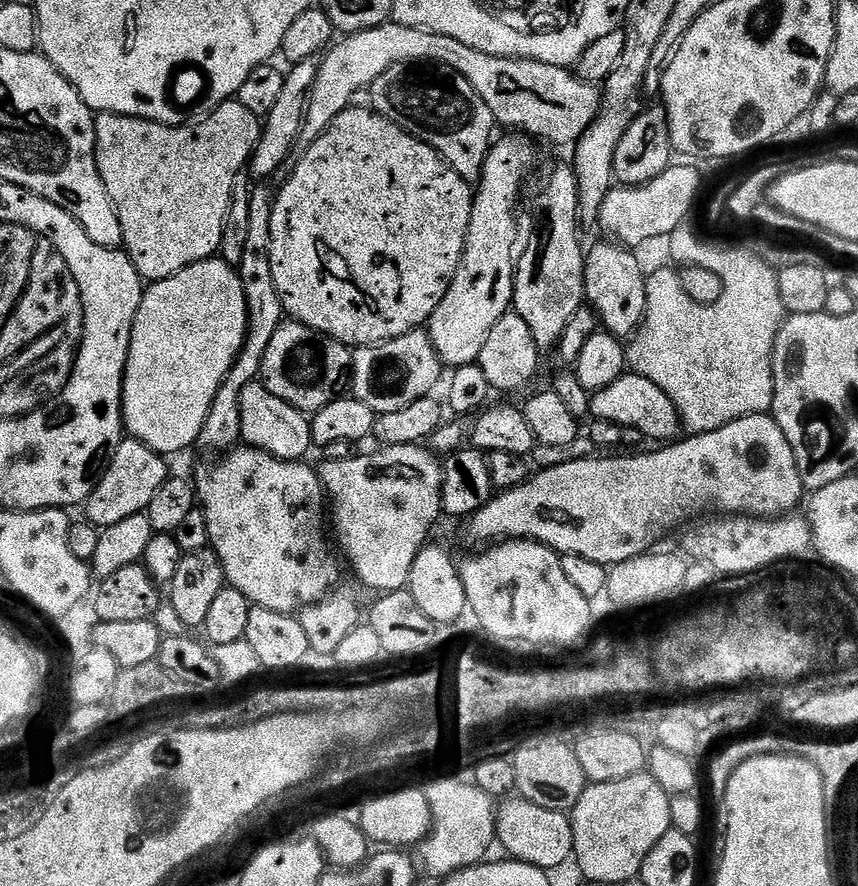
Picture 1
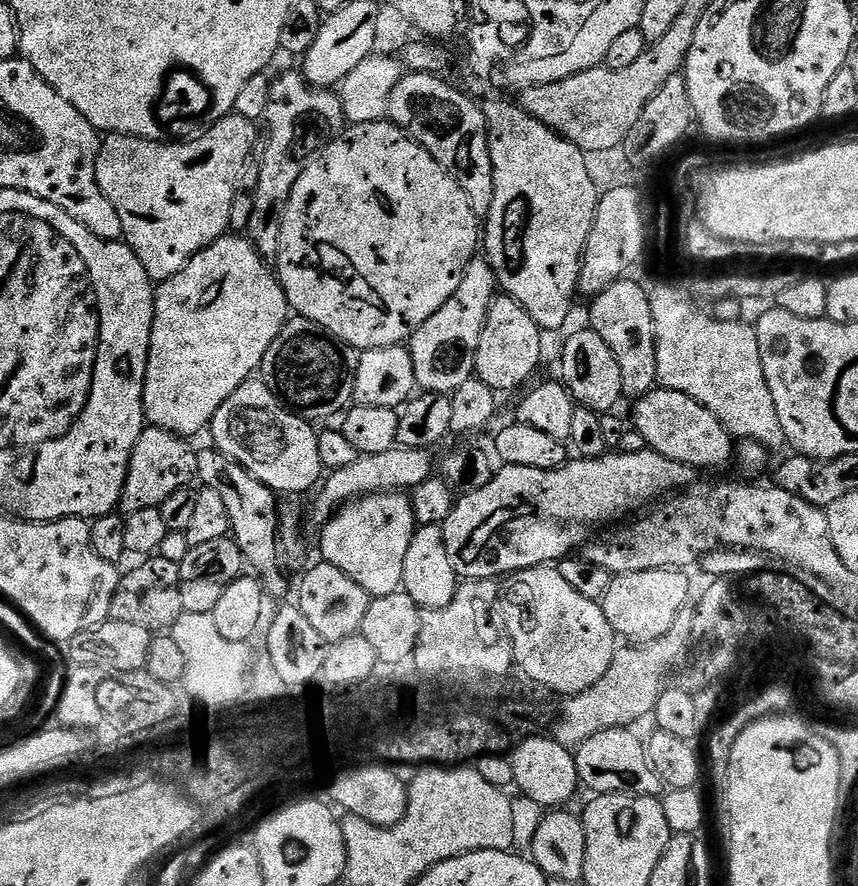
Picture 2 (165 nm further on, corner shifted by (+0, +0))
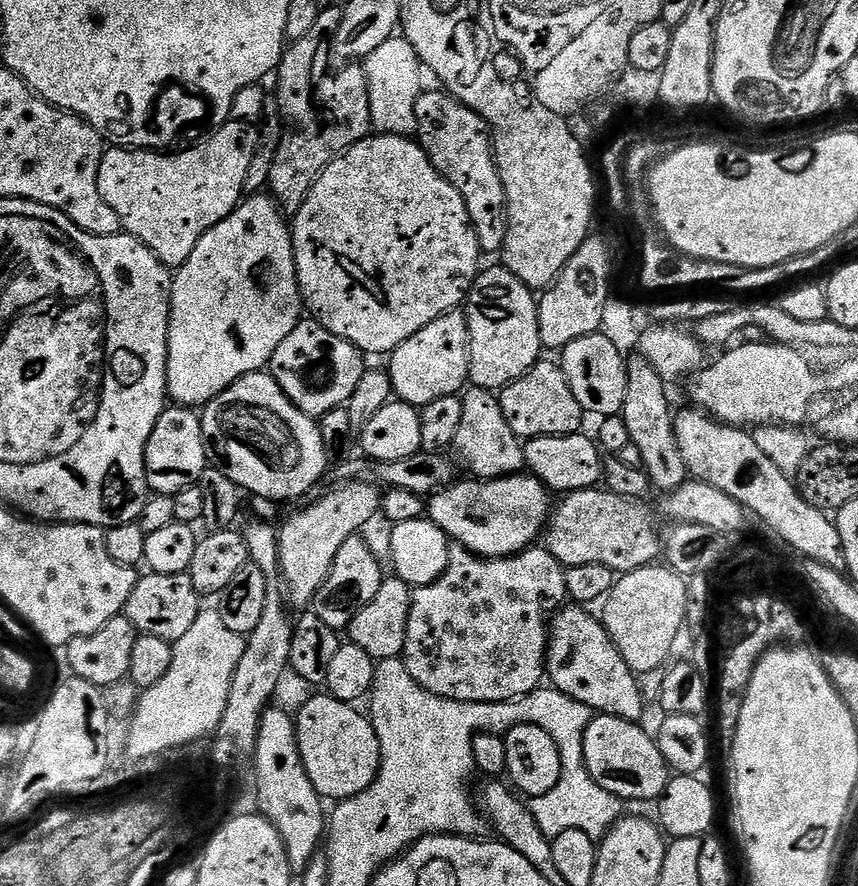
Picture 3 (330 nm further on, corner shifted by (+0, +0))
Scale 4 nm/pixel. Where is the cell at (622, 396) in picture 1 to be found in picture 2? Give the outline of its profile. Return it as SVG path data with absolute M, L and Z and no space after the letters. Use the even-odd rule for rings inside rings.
M657 386L641 396L631 407L631 427L638 434L642 434L642 438L646 438L651 451L676 460L680 464L688 464L697 470L724 468L731 462L732 456L734 460L732 433L724 427L721 420L710 414L710 410L706 410L706 406L694 402L694 398L678 390Z

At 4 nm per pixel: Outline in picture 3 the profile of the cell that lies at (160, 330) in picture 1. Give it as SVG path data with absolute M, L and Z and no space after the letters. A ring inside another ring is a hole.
M252 194L194 246L190 258L172 277L172 305L168 323L168 400L173 405L203 409L238 378L267 369L274 350L302 319L300 283L292 249L292 230L280 205L268 194Z

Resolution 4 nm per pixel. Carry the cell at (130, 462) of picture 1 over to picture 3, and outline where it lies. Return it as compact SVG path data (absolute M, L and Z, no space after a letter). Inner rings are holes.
M183 406L165 407L158 418L150 442L146 442L146 478L155 495L175 498L182 490L199 485L205 468L209 467L200 418L199 411Z

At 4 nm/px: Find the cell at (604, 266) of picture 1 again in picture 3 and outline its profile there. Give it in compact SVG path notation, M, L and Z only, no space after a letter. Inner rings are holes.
M636 354L627 361L626 398L622 413L626 422L626 430L630 430L632 444L638 446L642 453L642 467L648 474L651 487L661 488L664 494L673 492L680 484L689 479L686 462L682 462L682 452L674 438L672 421L674 408L668 405L668 396L664 393L666 382L650 366L650 362L643 356Z

